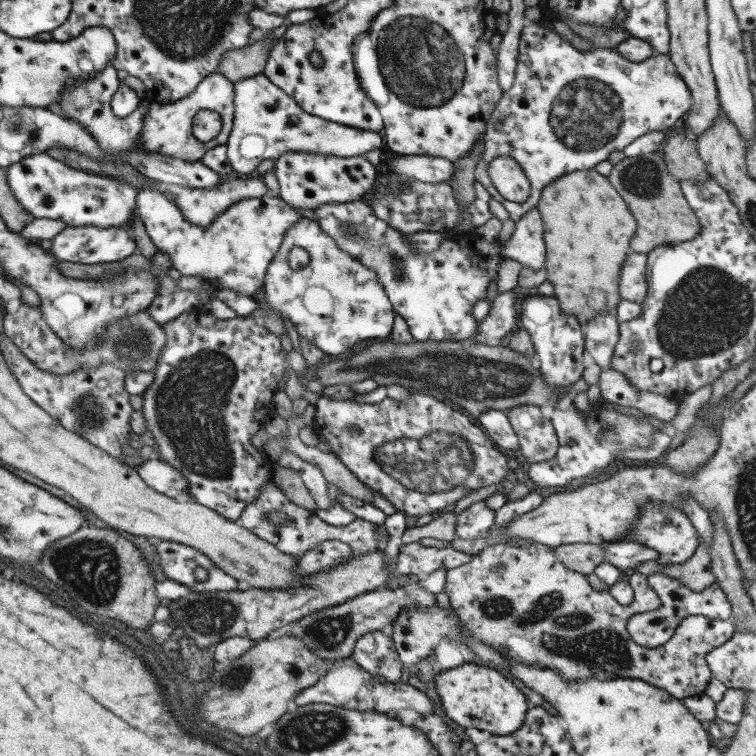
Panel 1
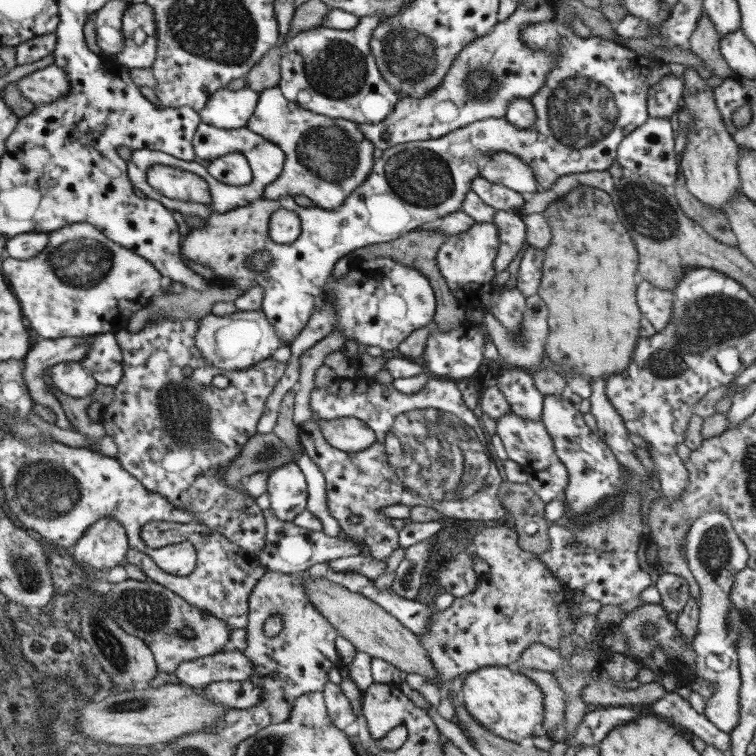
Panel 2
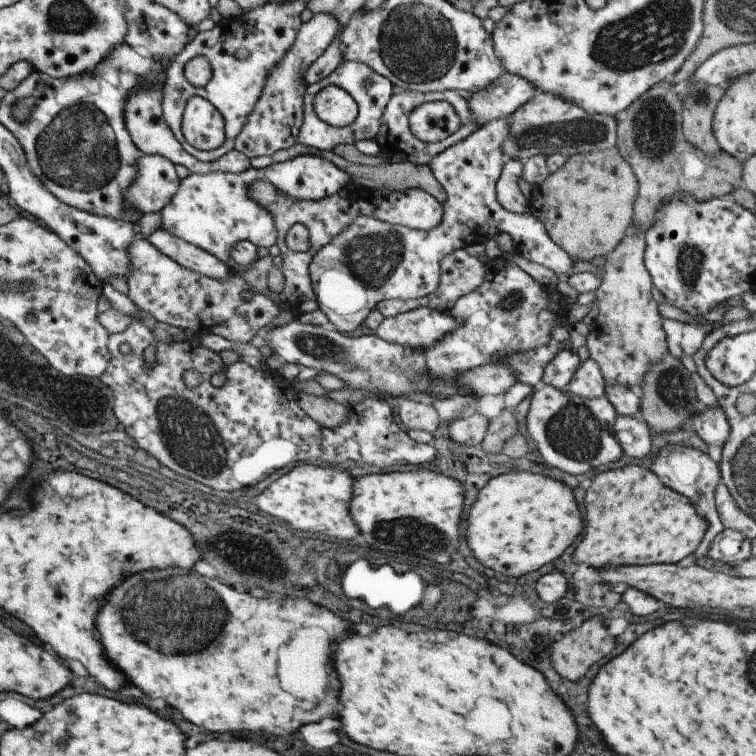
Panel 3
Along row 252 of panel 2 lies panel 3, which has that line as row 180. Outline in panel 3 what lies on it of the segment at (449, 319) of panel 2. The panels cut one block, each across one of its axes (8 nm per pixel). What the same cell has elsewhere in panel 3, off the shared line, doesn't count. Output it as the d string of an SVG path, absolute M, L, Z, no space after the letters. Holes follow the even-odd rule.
M293 144L293 146L287 148L287 150L279 150L279 152L275 152L275 154L271 156L271 160L273 160L273 164L281 164L281 162L287 162L287 160L291 160L291 158L295 158L295 156L301 156L301 154L317 154L317 156L321 156L321 158L329 160L329 162L335 164L339 170L343 170L343 174L349 174L349 180L351 180L353 184L361 184L361 186L367 186L367 188L371 188L371 190L379 190L379 188L389 188L389 190L393 190L393 192L425 190L427 194L431 194L431 196L433 196L435 200L439 200L441 204L443 204L445 198L447 198L443 186L437 182L437 178L433 176L431 168L429 168L429 166L415 166L415 164L411 164L411 162L379 164L379 166L359 166L359 164L349 164L349 162L345 162L343 158L335 156L333 150L331 150L331 152L319 152L319 150L301 146L301 144Z

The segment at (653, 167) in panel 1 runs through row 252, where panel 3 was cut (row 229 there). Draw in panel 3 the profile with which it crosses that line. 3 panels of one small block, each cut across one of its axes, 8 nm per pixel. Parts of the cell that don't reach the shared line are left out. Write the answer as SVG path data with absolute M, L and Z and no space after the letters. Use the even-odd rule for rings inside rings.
M655 84L651 90L641 94L629 108L623 112L617 122L617 150L621 158L631 166L637 178L637 198L633 204L635 212L635 230L637 234L645 234L655 218L661 202L669 202L669 198L679 198L685 194L697 202L705 202L711 198L729 198L731 190L741 188L741 168L737 160L727 156L725 152L717 156L705 156L697 148L689 146L681 132L681 102L677 98L675 84Z

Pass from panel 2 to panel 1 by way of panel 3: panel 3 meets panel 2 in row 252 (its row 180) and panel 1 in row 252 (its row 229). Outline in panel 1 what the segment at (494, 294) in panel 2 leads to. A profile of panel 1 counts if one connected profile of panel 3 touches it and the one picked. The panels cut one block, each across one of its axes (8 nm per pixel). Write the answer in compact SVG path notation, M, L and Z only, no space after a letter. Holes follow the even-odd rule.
M361 200L321 206L315 210L315 216L321 230L331 236L341 252L351 254L363 266L371 266L377 272L393 310L407 322L415 342L475 342L479 336L479 322L473 318L473 306L485 298L485 290L493 278L497 278L501 262L515 260L529 268L545 266L545 246L541 240L545 226L537 210L517 218L515 232L505 244L487 244L473 232L441 242L427 258L413 256L401 240L403 234L377 218L373 208Z

